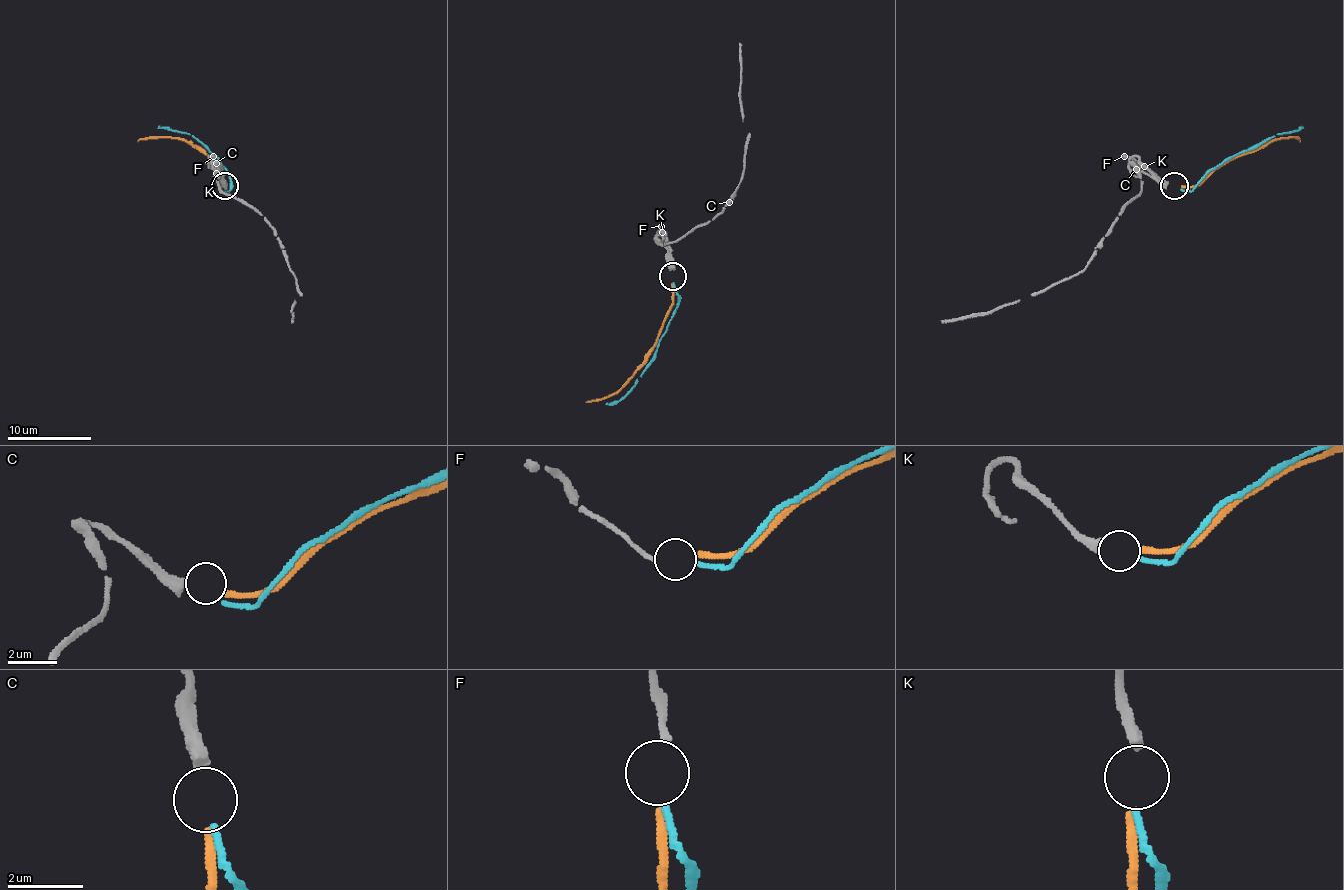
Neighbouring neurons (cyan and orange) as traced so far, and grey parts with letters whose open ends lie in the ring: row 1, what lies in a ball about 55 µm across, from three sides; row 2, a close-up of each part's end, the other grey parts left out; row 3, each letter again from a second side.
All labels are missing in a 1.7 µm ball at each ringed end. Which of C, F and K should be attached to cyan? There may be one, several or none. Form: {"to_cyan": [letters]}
{"to_cyan": ["F"]}

